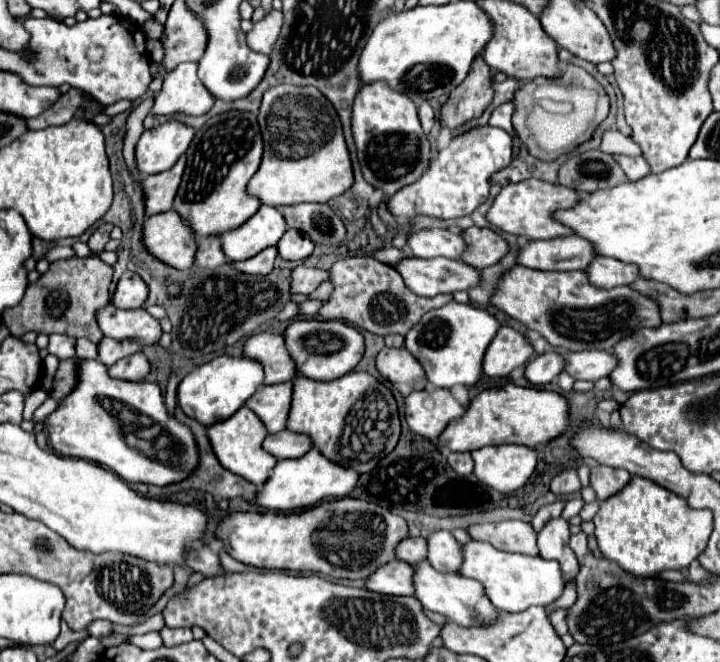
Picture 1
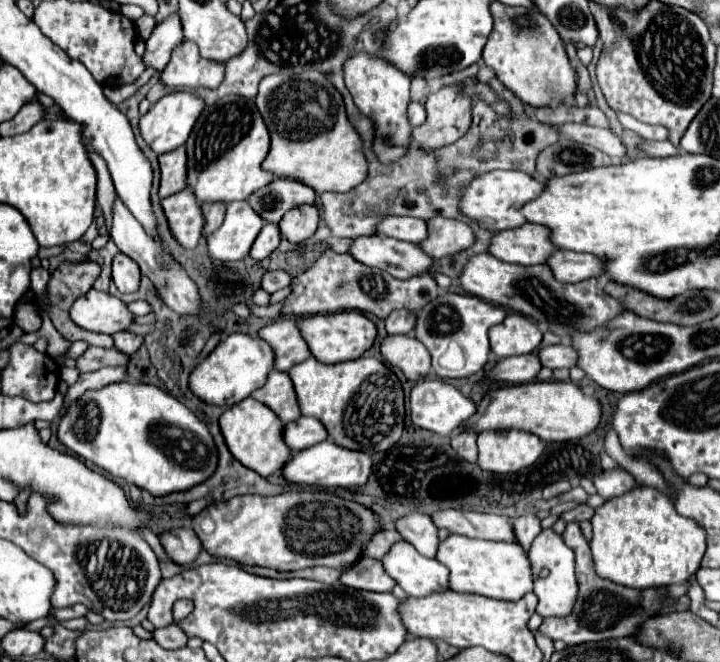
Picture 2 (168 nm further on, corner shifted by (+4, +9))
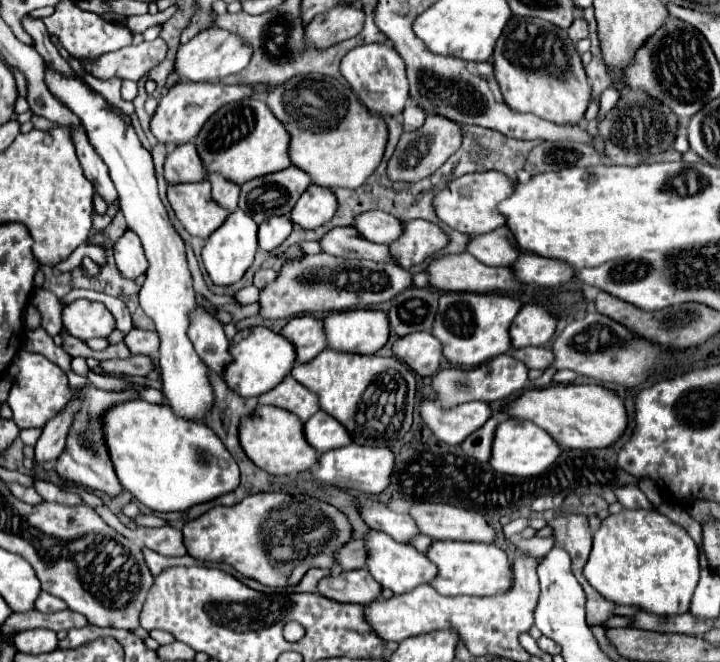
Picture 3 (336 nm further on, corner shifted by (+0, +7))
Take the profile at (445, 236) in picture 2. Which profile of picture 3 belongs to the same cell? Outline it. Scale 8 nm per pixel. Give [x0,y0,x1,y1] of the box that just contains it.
[389,220,449,270]

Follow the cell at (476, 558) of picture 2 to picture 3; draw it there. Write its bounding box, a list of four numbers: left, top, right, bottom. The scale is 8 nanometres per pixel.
[425,540,513,596]

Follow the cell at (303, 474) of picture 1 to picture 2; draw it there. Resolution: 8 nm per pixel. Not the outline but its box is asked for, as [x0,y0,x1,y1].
[281,440,371,488]

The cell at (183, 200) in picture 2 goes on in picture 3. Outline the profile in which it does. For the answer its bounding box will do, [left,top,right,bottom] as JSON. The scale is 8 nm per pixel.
[167,180,229,238]

